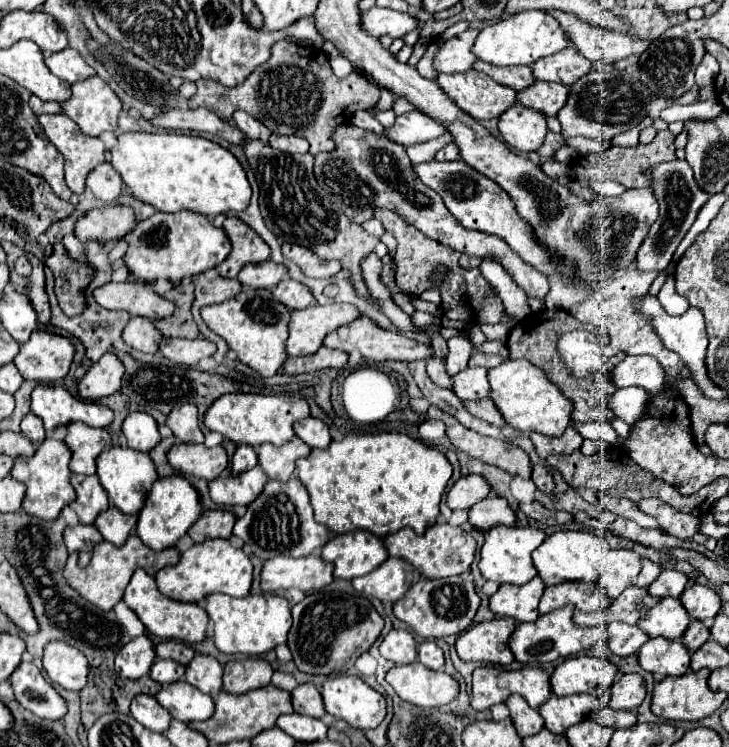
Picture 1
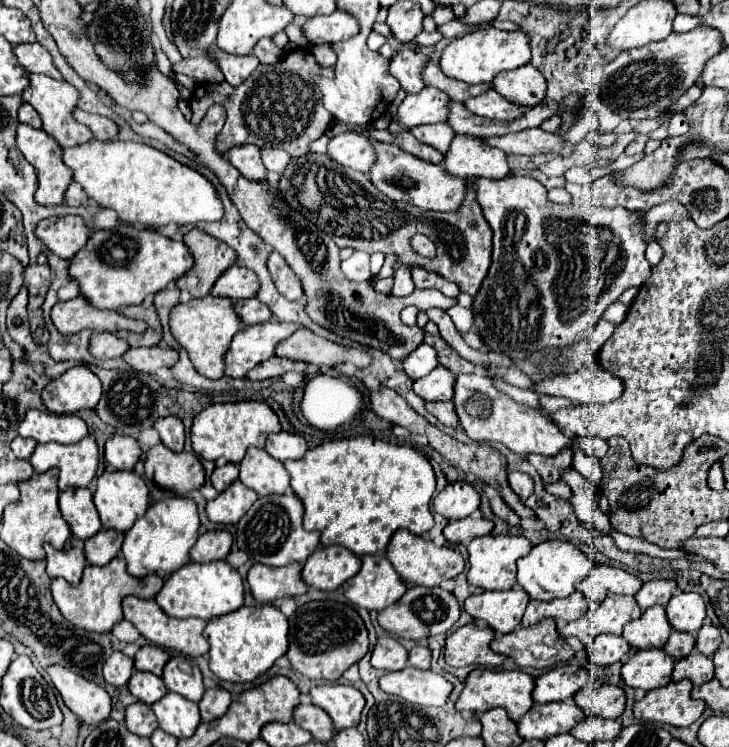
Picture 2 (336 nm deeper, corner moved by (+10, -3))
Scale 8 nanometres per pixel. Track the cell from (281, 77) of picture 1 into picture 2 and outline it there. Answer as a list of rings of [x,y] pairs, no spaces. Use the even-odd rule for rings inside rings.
[[[297,48],[285,54],[277,64],[259,64],[241,86],[231,86],[227,82],[199,84],[189,100],[193,110],[191,124],[199,124],[209,106],[221,104],[227,112],[227,122],[215,138],[219,154],[225,154],[233,146],[255,144],[259,148],[283,148],[291,158],[305,156],[309,142],[323,136],[327,124],[333,120],[323,106],[321,90],[311,80],[313,74],[333,78],[333,68],[321,68],[311,52]]]

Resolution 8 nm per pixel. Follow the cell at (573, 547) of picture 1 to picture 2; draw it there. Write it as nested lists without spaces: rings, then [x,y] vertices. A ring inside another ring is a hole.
[[[549,540],[533,546],[533,550],[517,560],[517,584],[529,594],[531,600],[543,600],[551,602],[555,598],[565,598],[575,590],[575,584],[581,582],[589,570],[593,568],[593,562],[571,542],[559,542]]]

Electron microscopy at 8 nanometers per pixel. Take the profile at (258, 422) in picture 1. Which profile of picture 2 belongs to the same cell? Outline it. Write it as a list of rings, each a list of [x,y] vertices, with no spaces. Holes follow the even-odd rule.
[[[233,402],[233,404],[211,404],[203,412],[199,412],[193,420],[191,428],[191,442],[193,450],[203,460],[227,460],[233,464],[239,464],[245,456],[245,450],[249,446],[263,448],[269,434],[279,432],[279,420],[275,412],[265,402]]]

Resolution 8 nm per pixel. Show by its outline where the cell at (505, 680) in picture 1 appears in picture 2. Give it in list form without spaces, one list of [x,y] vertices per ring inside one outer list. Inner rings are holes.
[[[477,668],[473,670],[467,680],[465,680],[465,688],[457,700],[457,708],[459,710],[471,710],[471,712],[487,712],[491,708],[505,708],[509,718],[513,722],[519,722],[521,716],[533,706],[531,700],[531,692],[533,692],[533,680],[529,678],[529,674],[521,672],[521,670],[487,670],[487,668]]]

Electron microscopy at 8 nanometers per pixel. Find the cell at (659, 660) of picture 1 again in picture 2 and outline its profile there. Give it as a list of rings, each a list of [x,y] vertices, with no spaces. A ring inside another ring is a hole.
[[[639,650],[621,668],[621,680],[631,688],[653,690],[671,682],[673,658],[663,650]]]

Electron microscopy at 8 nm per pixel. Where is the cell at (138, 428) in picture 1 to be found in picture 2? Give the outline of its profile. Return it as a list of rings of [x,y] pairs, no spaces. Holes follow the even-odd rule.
[[[111,436],[105,444],[105,462],[111,470],[133,470],[141,448],[131,436]]]

